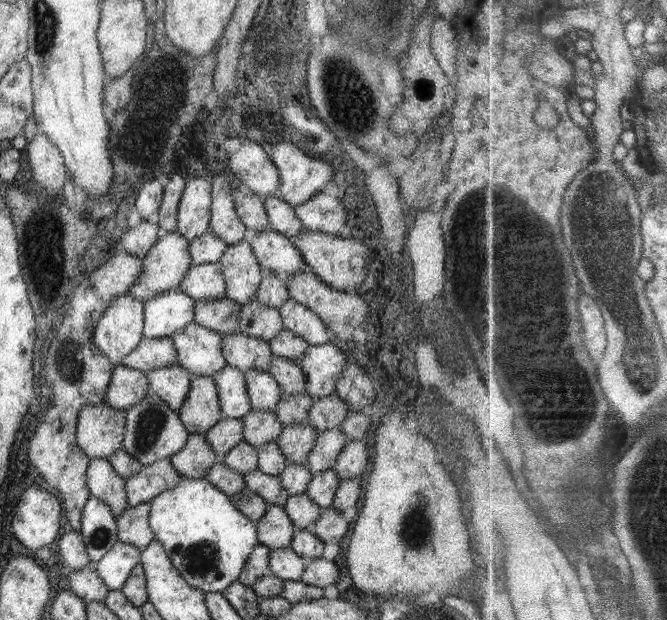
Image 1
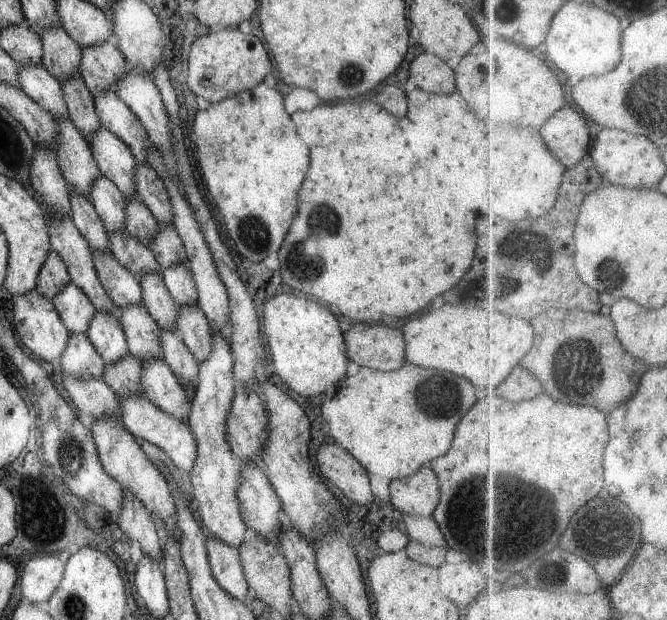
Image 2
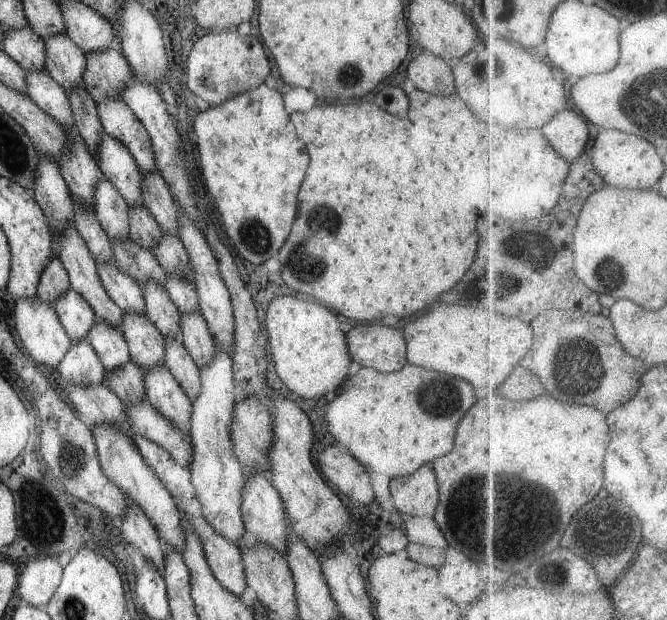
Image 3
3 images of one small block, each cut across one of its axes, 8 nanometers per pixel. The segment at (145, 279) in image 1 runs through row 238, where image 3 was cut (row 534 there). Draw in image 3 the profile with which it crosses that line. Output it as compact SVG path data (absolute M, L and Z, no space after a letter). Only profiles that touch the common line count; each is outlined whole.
M98 425L92 428L92 432L97 457L106 478L124 493L129 502L139 505L148 520L151 520L151 523L155 526L159 537L166 542L167 548L171 547L182 555L186 544L185 526L181 521L181 514L173 496L166 485L162 484L162 481L138 452L133 440L121 429L112 425Z

